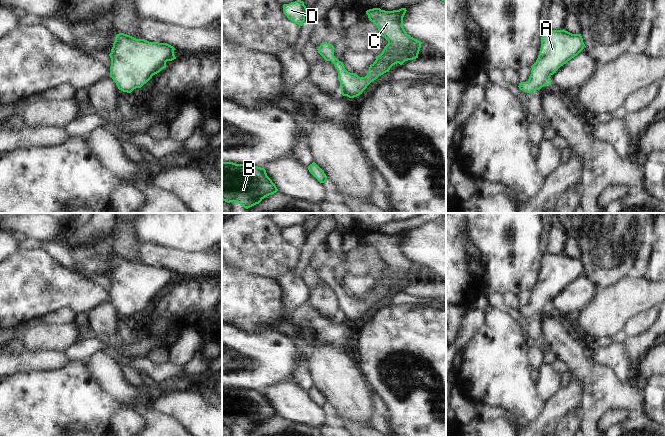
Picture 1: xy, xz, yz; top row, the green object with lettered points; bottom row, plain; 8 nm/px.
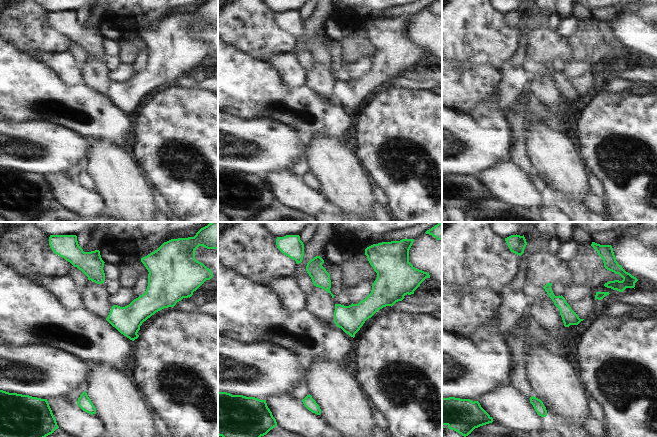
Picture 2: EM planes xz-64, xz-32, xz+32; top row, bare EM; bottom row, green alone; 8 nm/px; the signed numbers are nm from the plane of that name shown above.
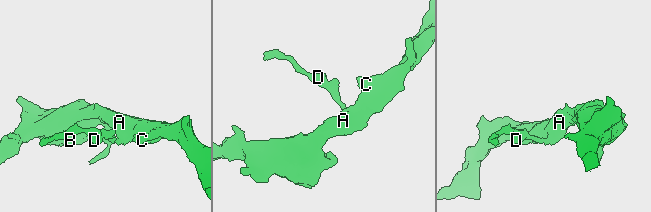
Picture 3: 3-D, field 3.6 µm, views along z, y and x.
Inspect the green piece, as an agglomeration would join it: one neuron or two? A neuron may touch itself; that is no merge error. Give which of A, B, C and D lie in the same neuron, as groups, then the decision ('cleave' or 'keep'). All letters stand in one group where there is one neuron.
groups A B C D; keep

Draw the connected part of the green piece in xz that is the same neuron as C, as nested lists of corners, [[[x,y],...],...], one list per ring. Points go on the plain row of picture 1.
[[[373,232],[366,235],[368,242],[373,246],[382,261],[388,268],[382,277],[376,280],[376,284],[370,289],[365,301],[359,301],[355,297],[348,296],[343,286],[334,280],[334,270],[327,266],[322,266],[318,271],[318,277],[326,284],[331,285],[338,295],[341,318],[349,322],[354,322],[362,318],[367,310],[379,300],[389,296],[390,292],[399,287],[418,282],[418,278],[423,266],[407,258],[403,251],[403,241],[406,232],[399,234],[385,235],[380,232]]]

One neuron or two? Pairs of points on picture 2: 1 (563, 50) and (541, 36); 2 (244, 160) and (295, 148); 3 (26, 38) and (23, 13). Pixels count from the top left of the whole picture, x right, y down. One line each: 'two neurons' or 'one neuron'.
1: one neuron
2: one neuron
3: one neuron

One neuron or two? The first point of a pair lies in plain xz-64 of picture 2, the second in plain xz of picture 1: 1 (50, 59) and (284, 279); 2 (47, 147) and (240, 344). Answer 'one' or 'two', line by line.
1: one
2: one

